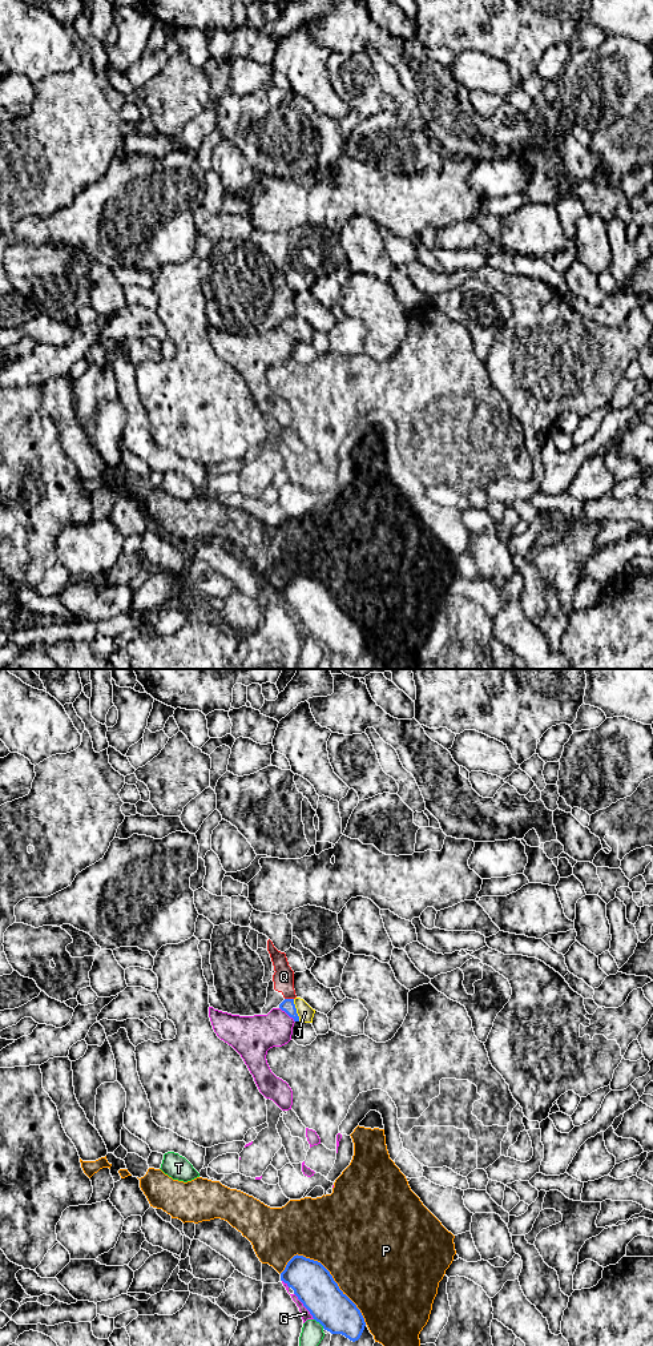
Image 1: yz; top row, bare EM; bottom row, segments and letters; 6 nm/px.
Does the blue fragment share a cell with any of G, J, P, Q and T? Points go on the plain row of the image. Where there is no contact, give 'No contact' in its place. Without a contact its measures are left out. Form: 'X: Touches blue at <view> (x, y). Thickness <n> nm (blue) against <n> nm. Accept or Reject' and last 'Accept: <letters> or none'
G: Touches blue at yz (303, 624). Thickness 240 nm (blue) against 60 nm. Reject
J: Touches blue at yz (295, 329). Thickness 80 nm (blue) against 90 nm. Accept
P: Touches blue at yz (331, 596). Thickness 240 nm (blue) against 480 nm. Reject
Q: Touches blue at yz (289, 318). Thickness 80 nm (blue) against 130 nm. Reject
T: Touches blue at yz (319, 641). Thickness 240 nm (blue) against 130 nm. Reject
Accept: J

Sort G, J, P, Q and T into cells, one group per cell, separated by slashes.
G / J / P / Q / T

